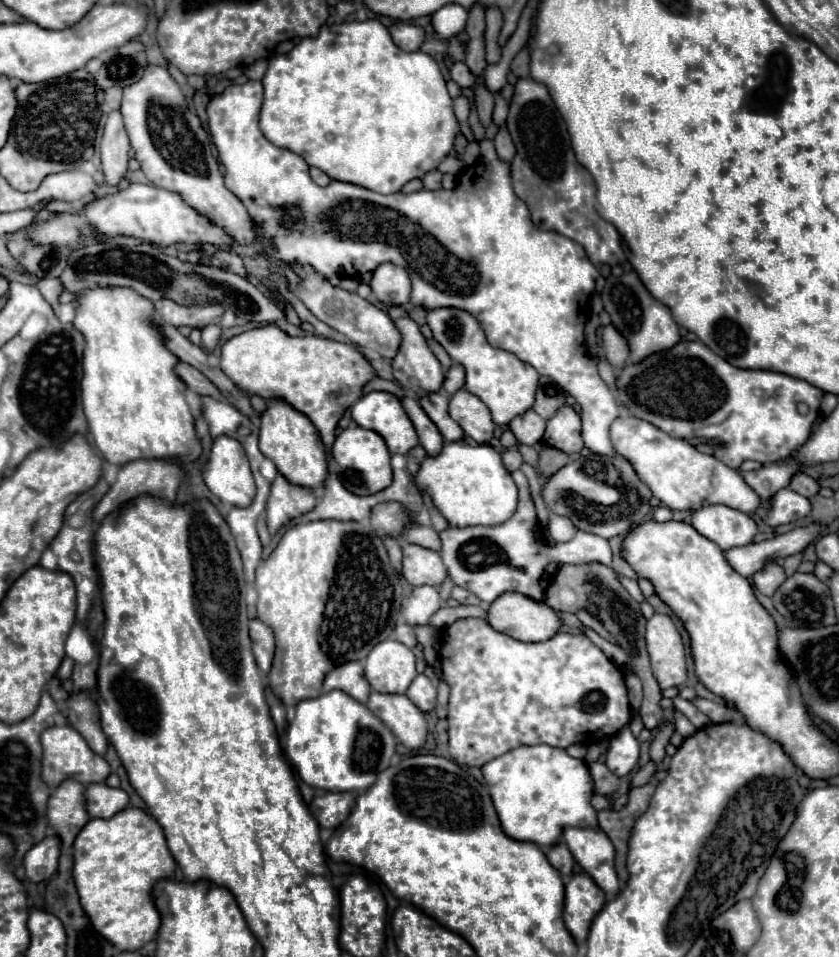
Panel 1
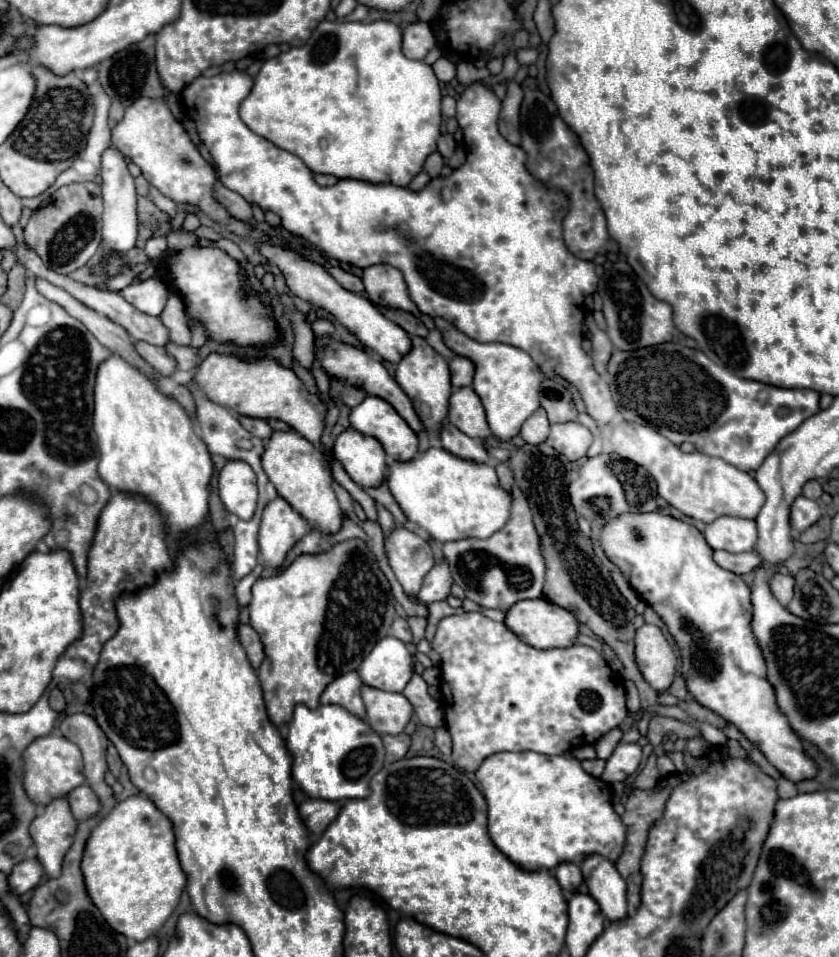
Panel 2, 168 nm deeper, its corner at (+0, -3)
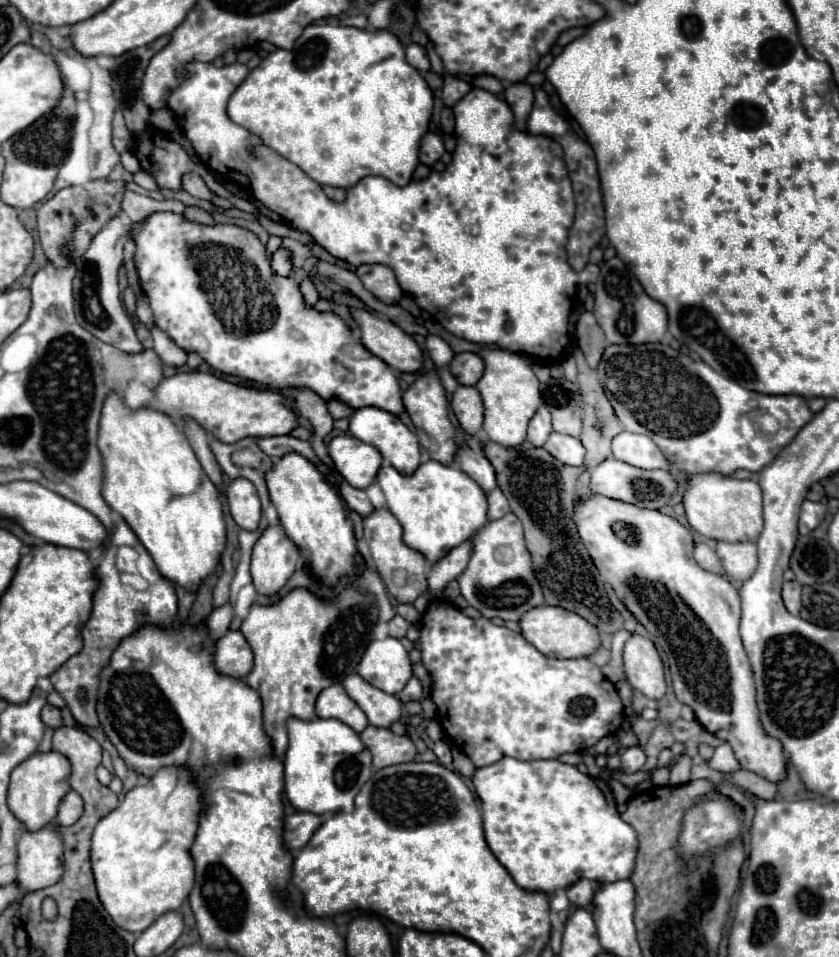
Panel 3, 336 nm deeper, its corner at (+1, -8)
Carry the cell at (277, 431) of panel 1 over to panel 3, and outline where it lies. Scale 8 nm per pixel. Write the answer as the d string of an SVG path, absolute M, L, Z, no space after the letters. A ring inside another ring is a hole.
M286 453L270 471L266 471L270 499L276 505L286 535L296 543L310 571L324 583L356 571L354 557L358 553L354 531L346 517L346 507L334 485L328 485L318 467L300 453Z

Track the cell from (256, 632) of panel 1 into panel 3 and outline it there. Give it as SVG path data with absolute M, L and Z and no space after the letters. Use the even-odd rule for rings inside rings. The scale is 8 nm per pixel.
M228 631L216 641L216 669L224 675L244 679L254 667L254 655L240 631Z

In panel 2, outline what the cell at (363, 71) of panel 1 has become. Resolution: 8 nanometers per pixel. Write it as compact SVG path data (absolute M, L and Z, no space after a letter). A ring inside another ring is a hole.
M323 20L311 34L311 38L297 48L289 48L287 52L281 52L279 56L267 60L259 74L255 76L255 84L249 92L249 96L239 104L239 116L241 120L259 136L267 138L275 146L297 154L311 172L319 174L331 174L337 178L355 178L355 180L367 180L367 182L395 182L397 186L407 186L413 176L417 176L423 170L423 162L427 154L437 150L437 138L441 136L441 90L439 80L431 66L427 66L421 60L409 60L401 52L401 30L395 22L389 20L377 20L377 22L329 22Z

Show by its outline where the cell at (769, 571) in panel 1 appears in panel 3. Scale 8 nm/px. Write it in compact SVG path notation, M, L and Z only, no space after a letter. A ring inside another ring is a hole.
M794 579L794 581L784 581L782 599L784 599L786 609L788 609L792 615L798 615L798 613L800 613L800 589L802 589L802 585L800 585L796 579Z

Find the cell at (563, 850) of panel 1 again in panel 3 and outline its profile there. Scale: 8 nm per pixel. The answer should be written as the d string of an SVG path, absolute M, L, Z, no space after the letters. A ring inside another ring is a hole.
M578 879L566 889L566 895L576 907L586 907L594 897L594 885L588 879Z

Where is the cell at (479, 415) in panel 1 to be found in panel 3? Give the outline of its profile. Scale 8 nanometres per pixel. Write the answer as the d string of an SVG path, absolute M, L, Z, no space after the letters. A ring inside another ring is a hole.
M458 385L458 389L452 395L452 411L454 411L460 427L468 435L474 435L482 429L484 407L482 407L482 399L480 399L480 393L476 391L476 387Z

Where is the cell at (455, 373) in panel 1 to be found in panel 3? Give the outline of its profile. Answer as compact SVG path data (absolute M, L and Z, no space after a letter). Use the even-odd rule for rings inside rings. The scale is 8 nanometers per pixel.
M476 353L454 355L450 363L450 373L456 377L460 385L476 385L476 381L484 373L484 361Z

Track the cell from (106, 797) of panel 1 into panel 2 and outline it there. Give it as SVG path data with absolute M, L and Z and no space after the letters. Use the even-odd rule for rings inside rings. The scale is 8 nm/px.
M87 784L73 788L67 794L67 802L69 802L71 814L75 816L75 820L87 820L99 812L99 800L95 798L93 790Z

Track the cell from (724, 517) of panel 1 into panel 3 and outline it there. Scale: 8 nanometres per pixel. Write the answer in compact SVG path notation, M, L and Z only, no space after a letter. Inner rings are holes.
M718 541L716 553L722 561L726 575L738 581L746 581L754 573L756 563L758 563L756 543L752 541L738 541L738 543Z

